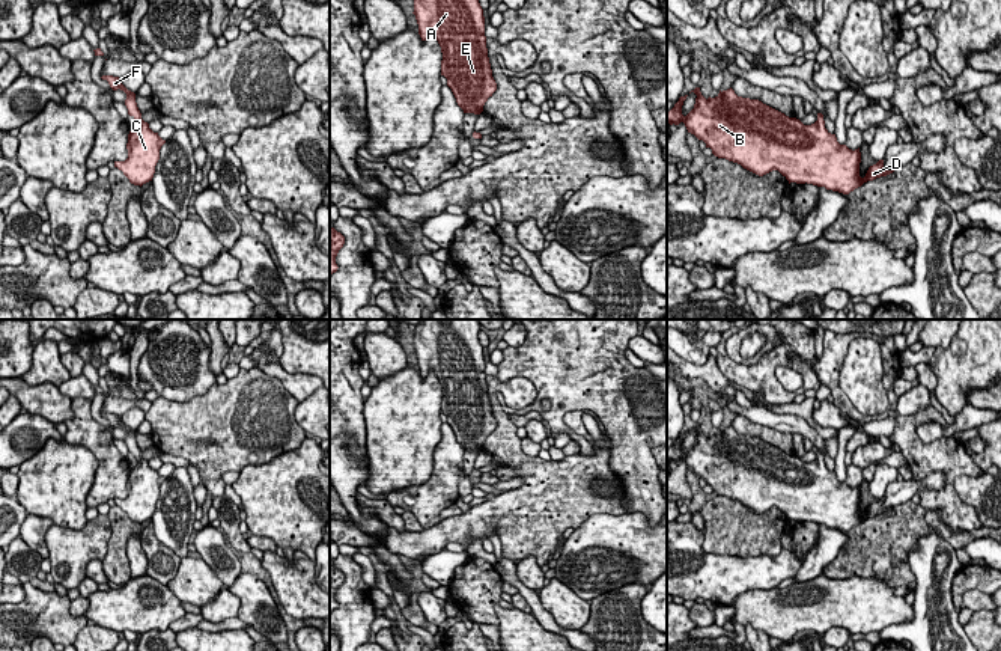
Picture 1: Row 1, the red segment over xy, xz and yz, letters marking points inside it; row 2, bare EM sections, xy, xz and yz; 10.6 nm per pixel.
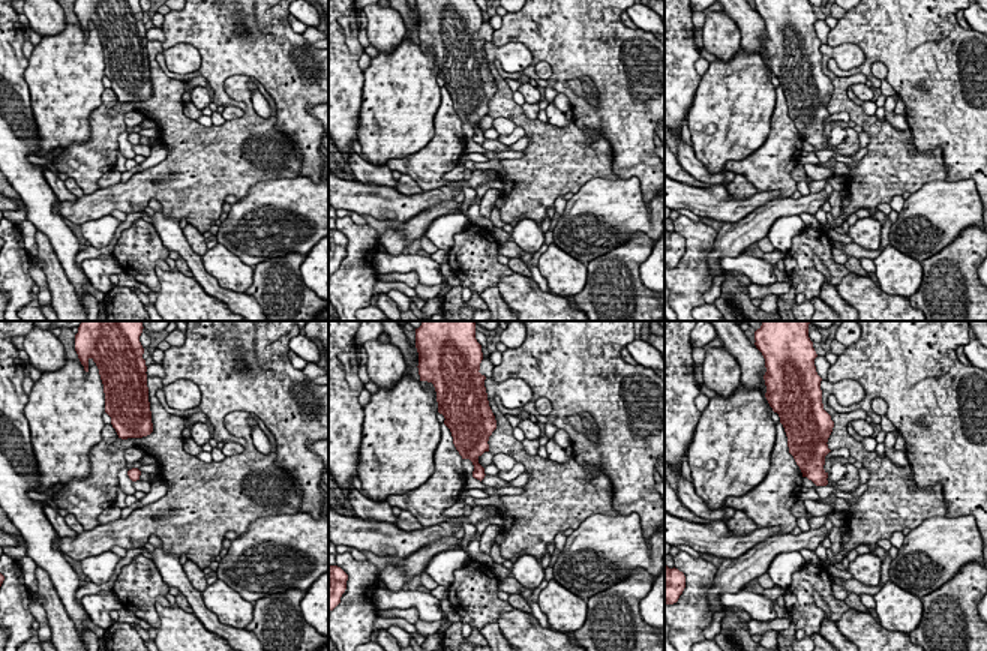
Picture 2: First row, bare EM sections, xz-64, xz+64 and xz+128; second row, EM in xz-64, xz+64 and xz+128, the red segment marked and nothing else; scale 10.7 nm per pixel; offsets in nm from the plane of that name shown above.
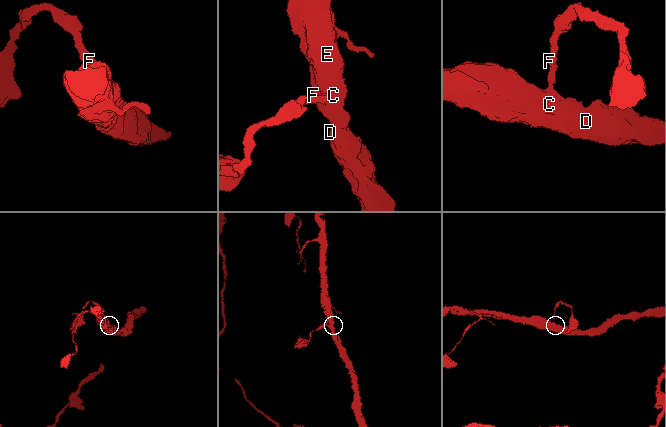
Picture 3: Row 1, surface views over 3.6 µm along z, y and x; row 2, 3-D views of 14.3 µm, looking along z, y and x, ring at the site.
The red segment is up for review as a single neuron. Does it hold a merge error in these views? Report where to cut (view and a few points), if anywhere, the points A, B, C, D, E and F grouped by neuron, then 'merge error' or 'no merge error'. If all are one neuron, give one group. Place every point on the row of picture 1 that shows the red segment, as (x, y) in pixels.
cut none; groups A B C D E F; no merge error

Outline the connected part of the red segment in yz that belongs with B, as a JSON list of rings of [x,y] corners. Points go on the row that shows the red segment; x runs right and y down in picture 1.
[[[700,87],[691,90],[697,95],[694,108],[683,116],[682,105],[688,95],[680,96],[674,107],[667,113],[670,125],[685,124],[688,133],[712,149],[718,158],[741,164],[744,169],[763,176],[772,170],[778,170],[787,181],[796,184],[813,184],[826,190],[849,194],[867,181],[887,176],[894,170],[884,167],[884,160],[870,166],[866,176],[860,176],[861,152],[860,148],[852,151],[846,145],[837,142],[835,134],[825,128],[823,115],[817,113],[817,121],[804,125],[796,118],[763,104],[759,99],[742,98],[730,87],[720,90],[715,98],[704,98]]]

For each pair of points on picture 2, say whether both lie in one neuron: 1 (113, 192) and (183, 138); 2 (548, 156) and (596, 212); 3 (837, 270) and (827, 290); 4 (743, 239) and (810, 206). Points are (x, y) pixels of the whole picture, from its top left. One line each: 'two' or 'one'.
1: one
2: two
3: two
4: one

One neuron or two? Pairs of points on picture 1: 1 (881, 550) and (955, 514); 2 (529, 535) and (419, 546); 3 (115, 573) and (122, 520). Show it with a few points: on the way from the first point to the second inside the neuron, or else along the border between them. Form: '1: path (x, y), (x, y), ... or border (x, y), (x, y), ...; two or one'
1: border (920, 504), (937, 510), (952, 529), (977, 529); two
2: path (502, 522), (473, 522), (446, 531); one
3: path (116, 559), (121, 534); one

